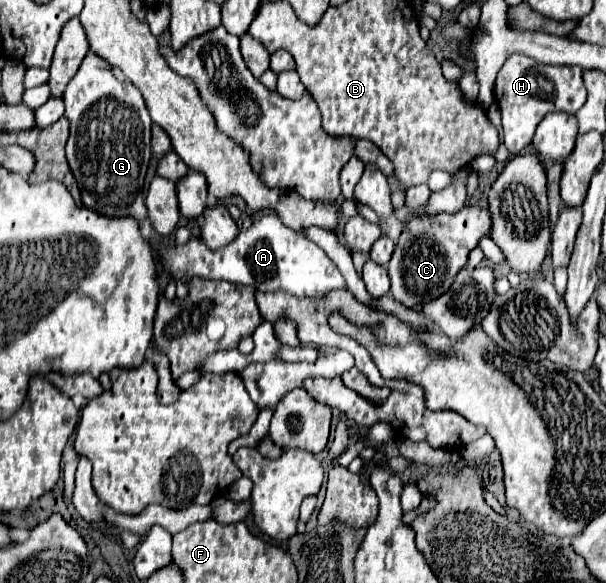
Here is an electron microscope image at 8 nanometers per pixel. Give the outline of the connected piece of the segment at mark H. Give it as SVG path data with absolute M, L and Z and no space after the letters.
M512 54L504 66L498 72L496 78L496 102L502 114L502 128L504 128L504 144L510 154L518 154L524 146L532 142L532 136L536 132L536 126L548 112L568 112L574 114L580 110L580 106L586 102L586 88L582 84L582 70L578 66L548 66L548 64L538 64L534 58L522 56L522 54Z

